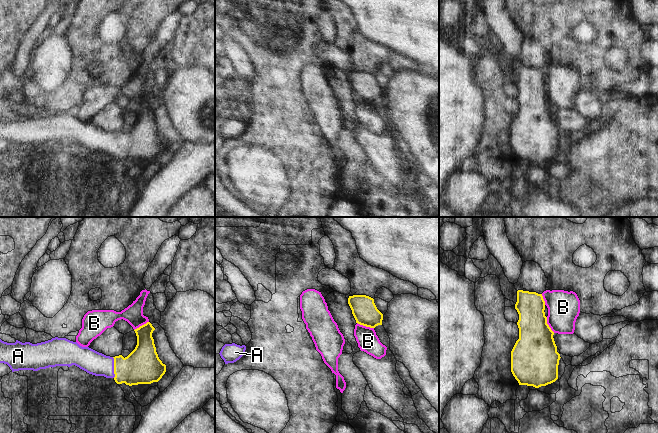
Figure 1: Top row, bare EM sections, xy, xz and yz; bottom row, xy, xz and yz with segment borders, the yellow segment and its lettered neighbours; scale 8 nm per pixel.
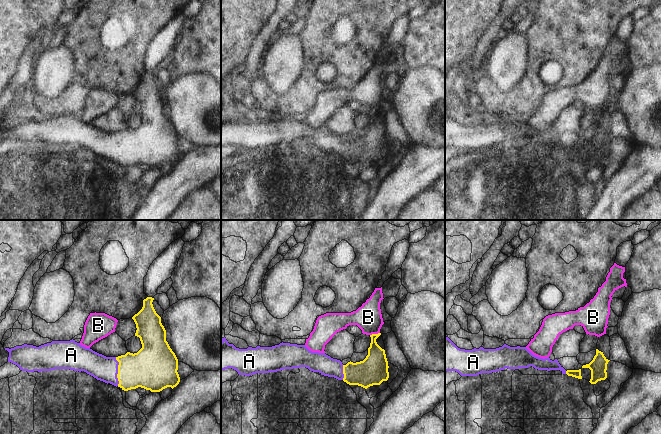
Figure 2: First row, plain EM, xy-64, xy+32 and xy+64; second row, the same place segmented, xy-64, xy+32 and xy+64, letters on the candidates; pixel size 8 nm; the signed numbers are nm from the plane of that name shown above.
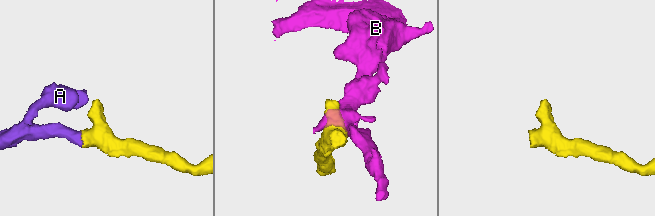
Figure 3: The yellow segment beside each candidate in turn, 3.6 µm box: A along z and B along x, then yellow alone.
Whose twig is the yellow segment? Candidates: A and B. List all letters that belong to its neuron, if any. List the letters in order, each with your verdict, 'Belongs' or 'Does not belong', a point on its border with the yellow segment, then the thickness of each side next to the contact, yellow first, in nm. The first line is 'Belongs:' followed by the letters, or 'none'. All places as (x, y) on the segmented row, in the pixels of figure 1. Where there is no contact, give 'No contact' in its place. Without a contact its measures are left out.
Belongs: A
A: Belongs. Touches yellow at xy (114, 367). Thickness 280 nm (yellow) against 190 nm
B: Does not belong. Touches yellow at xz (365, 325). Thickness 200 nm (yellow) against 170 nm

